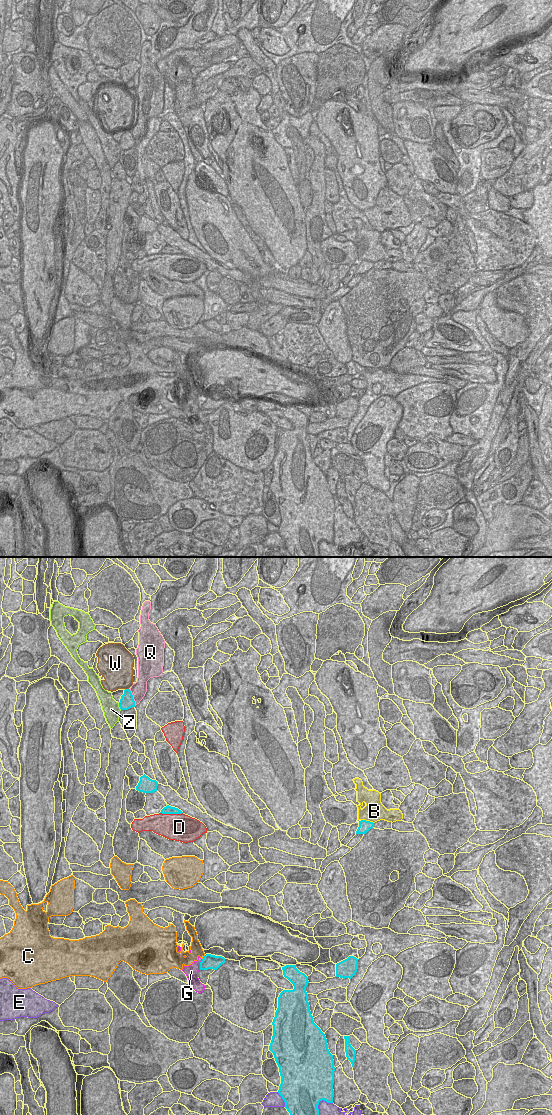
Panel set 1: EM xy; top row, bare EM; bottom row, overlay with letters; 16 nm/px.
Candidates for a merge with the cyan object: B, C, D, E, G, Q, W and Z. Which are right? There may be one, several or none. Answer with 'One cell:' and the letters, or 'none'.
One cell: none

